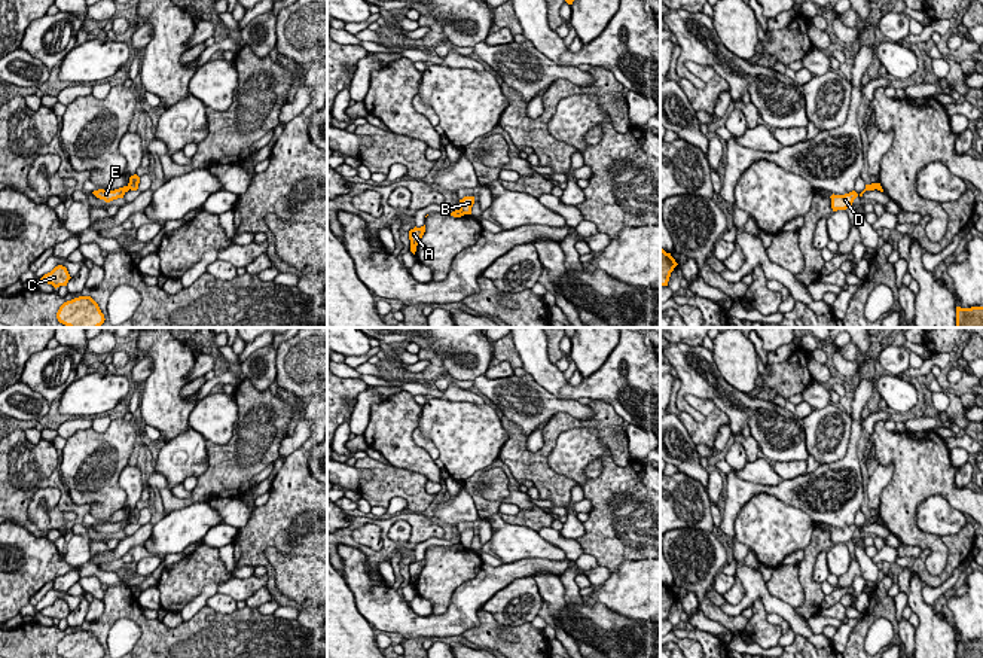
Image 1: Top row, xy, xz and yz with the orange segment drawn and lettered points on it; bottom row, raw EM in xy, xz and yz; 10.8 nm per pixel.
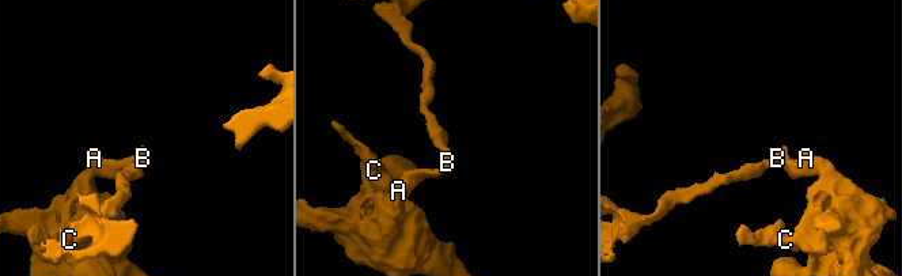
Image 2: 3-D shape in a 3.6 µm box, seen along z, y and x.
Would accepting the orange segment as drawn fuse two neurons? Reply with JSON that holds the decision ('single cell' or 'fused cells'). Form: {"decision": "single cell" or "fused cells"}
{"decision": "fused cells"}

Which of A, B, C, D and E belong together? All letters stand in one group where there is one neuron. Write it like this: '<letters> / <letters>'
A C E / B D

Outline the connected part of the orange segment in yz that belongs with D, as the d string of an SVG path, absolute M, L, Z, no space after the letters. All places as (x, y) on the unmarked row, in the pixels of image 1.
M855 524L845 527L845 528L831 528L831 542L833 545L837 543L846 543L849 540L852 540L854 533L858 530L858 527Z

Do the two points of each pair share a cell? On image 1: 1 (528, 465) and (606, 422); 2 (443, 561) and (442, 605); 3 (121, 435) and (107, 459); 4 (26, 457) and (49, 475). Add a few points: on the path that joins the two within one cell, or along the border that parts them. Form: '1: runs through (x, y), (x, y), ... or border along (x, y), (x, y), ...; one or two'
1: runs through (548, 445), (549, 436), (562, 423), (585, 423); one
2: runs through (443, 572), (442, 594); one
3: runs through (118, 441), (109, 453); one
4: runs through (31, 463), (43, 472); one

